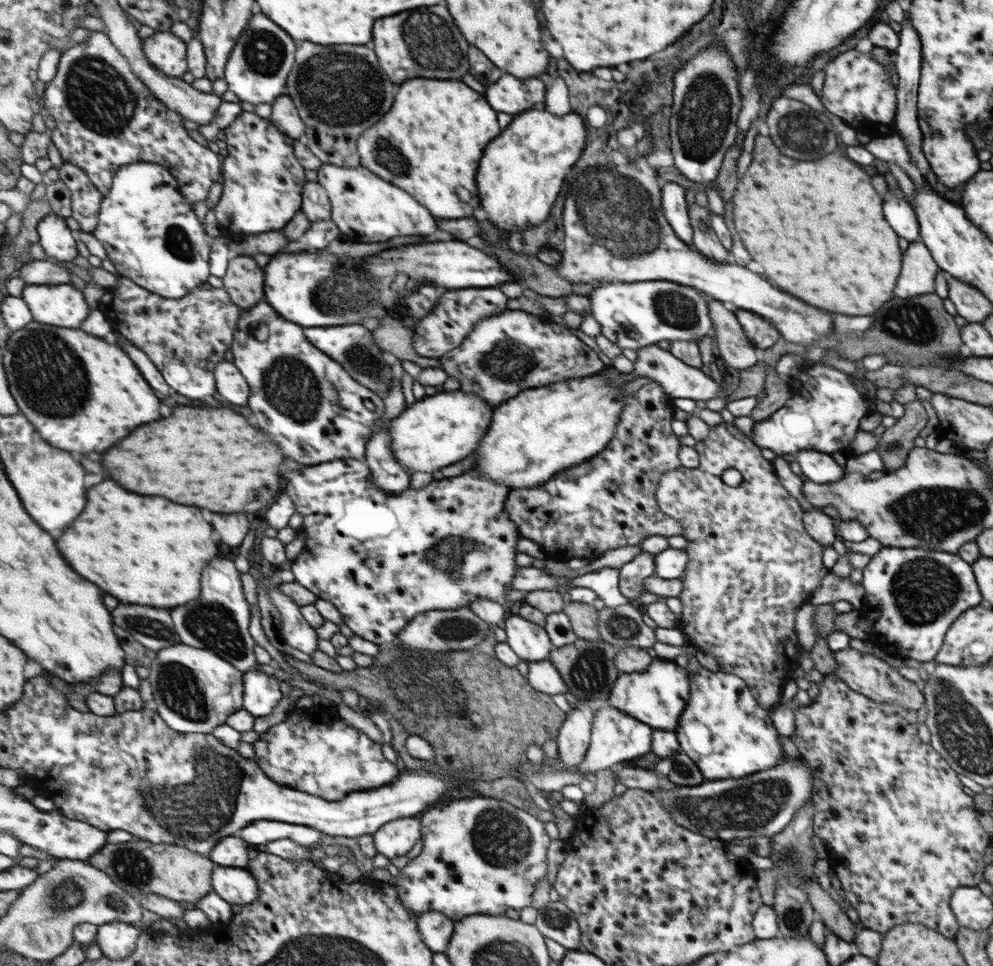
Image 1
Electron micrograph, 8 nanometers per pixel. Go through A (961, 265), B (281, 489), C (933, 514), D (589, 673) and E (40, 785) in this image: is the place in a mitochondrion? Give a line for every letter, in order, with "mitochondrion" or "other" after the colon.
A: other
B: other
C: mitochondrion
D: mitochondrion
E: other

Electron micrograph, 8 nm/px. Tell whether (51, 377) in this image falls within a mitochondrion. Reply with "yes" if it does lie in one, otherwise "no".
yes

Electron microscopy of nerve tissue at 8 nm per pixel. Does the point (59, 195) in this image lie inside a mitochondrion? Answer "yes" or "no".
no

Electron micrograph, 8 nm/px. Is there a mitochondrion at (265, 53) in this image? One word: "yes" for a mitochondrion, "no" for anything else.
yes

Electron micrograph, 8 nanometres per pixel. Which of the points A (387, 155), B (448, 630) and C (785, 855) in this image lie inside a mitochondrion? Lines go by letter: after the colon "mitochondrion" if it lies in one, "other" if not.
A: mitochondrion
B: mitochondrion
C: mitochondrion

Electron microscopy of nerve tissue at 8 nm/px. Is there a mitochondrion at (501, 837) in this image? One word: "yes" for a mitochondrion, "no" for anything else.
yes

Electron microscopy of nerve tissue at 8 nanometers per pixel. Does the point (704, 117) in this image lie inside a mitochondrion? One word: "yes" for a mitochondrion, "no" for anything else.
yes

